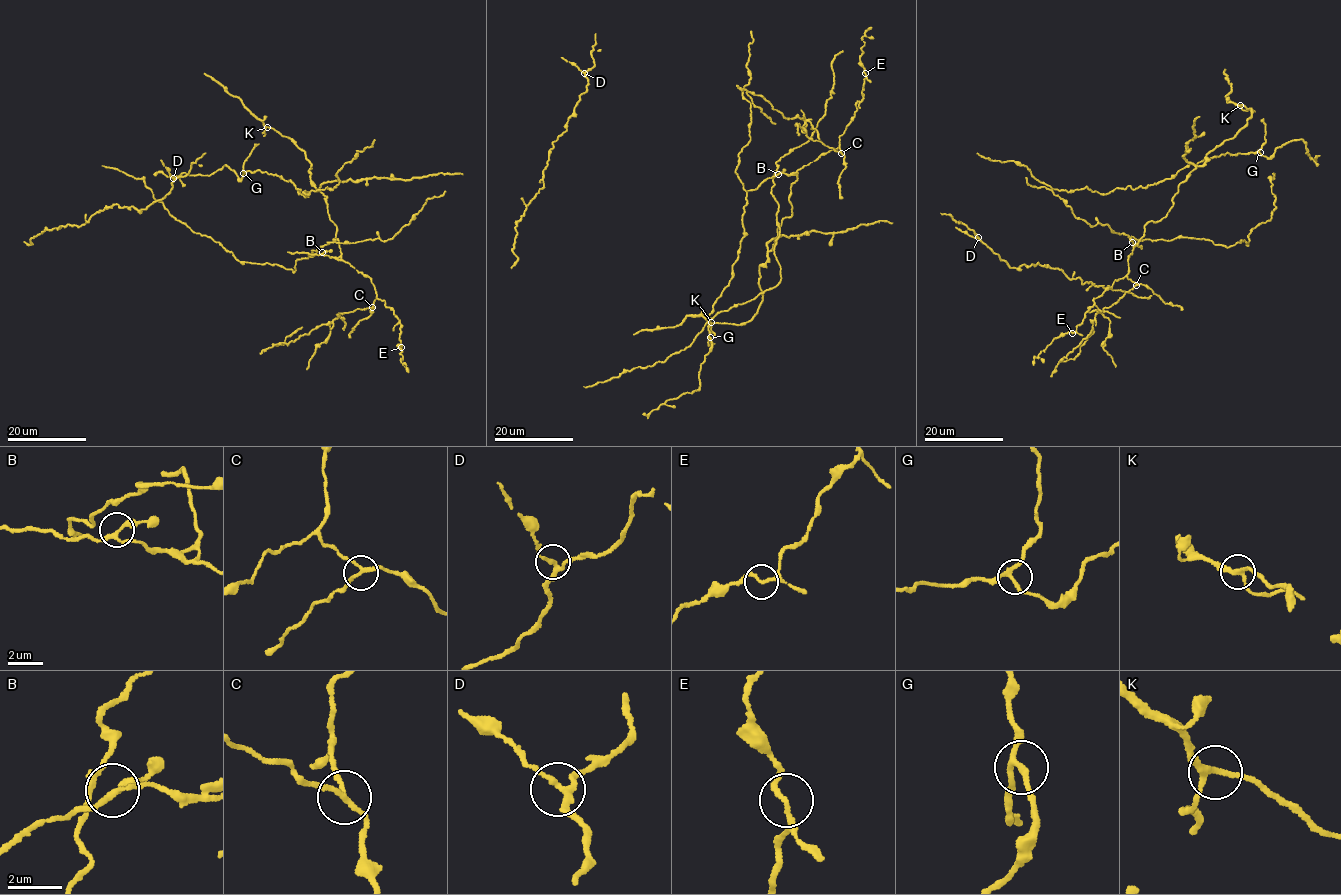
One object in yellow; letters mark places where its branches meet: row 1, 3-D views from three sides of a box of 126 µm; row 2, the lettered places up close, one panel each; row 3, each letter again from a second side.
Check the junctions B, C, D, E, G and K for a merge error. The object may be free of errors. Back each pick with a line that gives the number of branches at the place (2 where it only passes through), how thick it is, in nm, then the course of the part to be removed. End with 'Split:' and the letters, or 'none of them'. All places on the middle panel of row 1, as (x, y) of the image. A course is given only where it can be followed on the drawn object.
C: 3 branches meet; 160 nm thick; foreign part runs (841, 153), (809, 139), (804, 120), (784, 117), (761, 95), (747, 92), (754, 105), (776, 123)
Split: C

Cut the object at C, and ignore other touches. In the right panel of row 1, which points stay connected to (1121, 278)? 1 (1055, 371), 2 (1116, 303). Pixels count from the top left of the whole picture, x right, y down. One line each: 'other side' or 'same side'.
1: other side
2: other side

